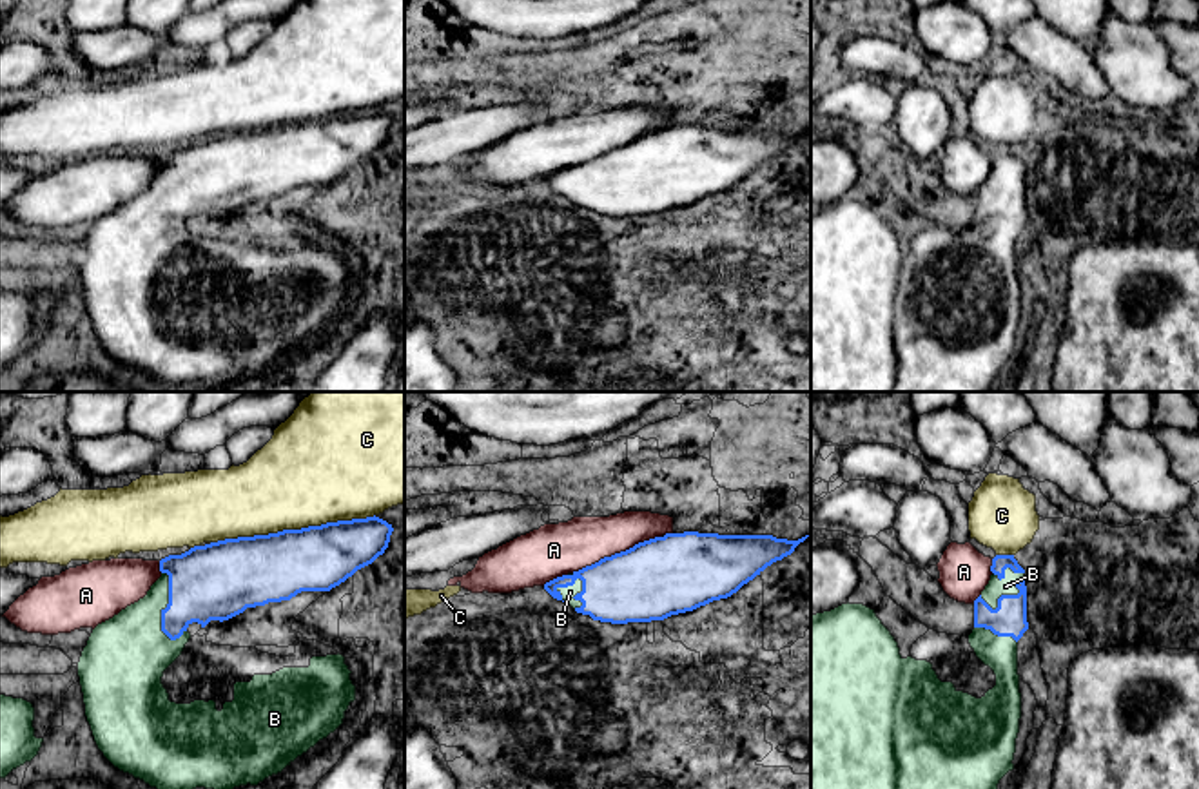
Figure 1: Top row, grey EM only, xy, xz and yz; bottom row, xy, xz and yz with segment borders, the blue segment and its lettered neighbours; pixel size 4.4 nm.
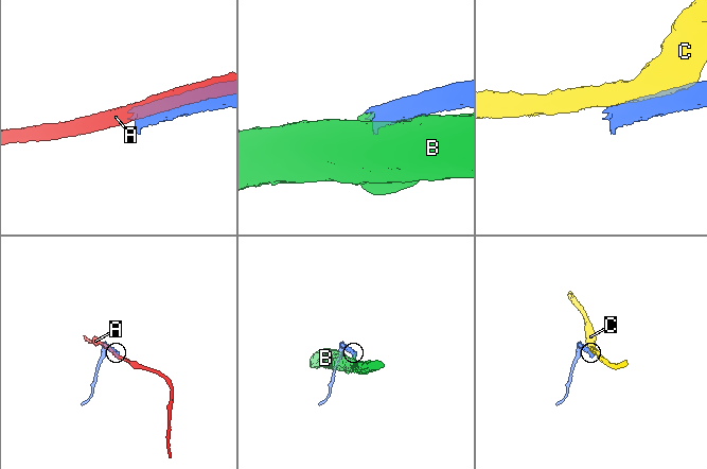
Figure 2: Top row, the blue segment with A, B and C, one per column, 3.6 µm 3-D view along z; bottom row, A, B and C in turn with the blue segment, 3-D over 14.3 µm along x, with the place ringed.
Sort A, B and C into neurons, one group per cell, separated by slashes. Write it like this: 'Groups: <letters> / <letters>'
Groups: A / B / C

